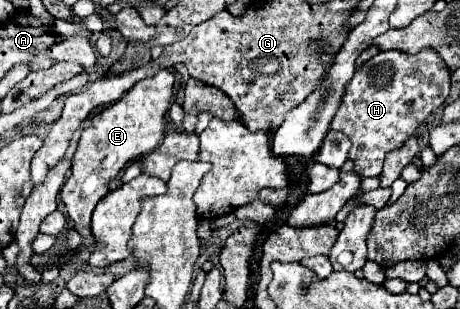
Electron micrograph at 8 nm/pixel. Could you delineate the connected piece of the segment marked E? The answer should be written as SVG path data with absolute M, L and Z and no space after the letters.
M160 69L154 77L138 81L124 97L90 117L90 125L82 129L78 151L72 163L72 175L62 187L62 201L68 209L68 217L74 221L74 229L84 237L84 245L92 245L90 217L96 203L110 191L110 181L120 175L126 163L150 153L160 141L166 129L166 113L172 103L174 75L168 69Z

